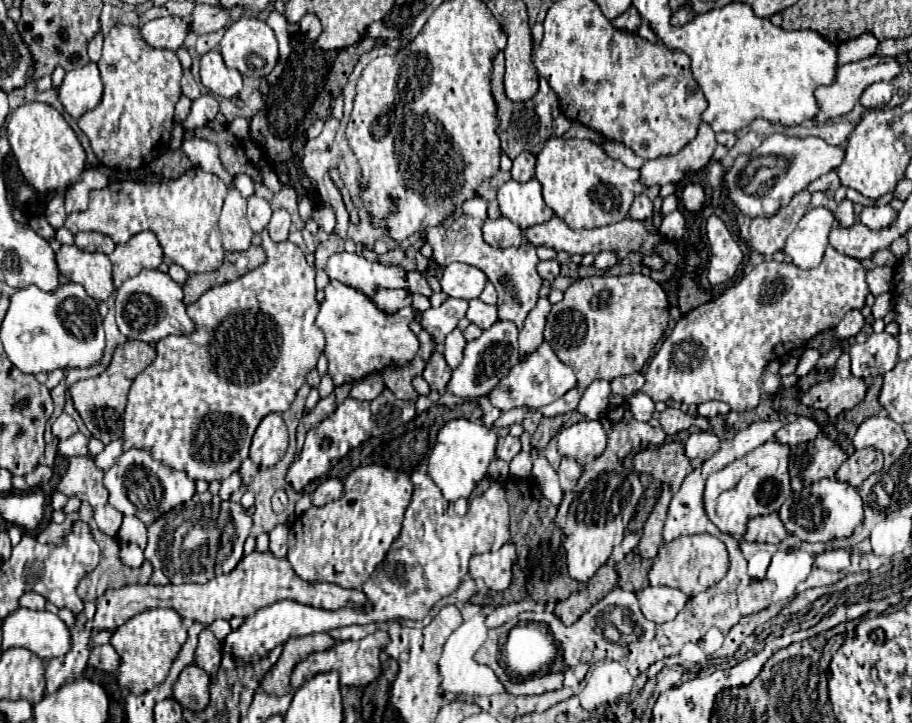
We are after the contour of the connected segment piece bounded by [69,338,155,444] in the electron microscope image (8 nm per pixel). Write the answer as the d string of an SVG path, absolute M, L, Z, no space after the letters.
M127 340L125 344L115 348L111 364L105 368L103 374L87 380L79 380L69 388L71 400L75 404L75 410L83 418L85 426L93 434L93 438L99 438L103 444L109 444L123 434L123 414L125 414L125 402L131 382L139 372L143 372L155 358L155 350L141 340Z

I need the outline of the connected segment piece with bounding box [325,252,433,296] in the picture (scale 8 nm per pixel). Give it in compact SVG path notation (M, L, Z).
M339 252L339 254L333 254L329 260L327 260L327 266L325 266L325 272L329 274L331 280L339 280L363 294L373 294L377 288L382 289L405 289L409 290L411 294L419 292L423 296L431 296L431 288L427 286L427 280L421 278L419 272L405 272L403 266L389 266L389 270L386 270L387 266L383 266L381 262L369 262L365 260L363 256L357 256L357 254L349 254L349 252Z

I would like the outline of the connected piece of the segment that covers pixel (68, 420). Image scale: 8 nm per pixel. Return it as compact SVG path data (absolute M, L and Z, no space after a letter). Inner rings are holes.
M61 414L55 422L53 422L53 436L57 436L59 440L65 440L69 436L73 436L77 432L77 424L71 416Z

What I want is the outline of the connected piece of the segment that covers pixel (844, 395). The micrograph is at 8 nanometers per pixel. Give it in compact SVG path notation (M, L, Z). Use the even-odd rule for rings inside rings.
M841 354L833 376L825 382L811 386L803 396L801 402L811 408L825 410L831 420L835 420L843 410L857 406L865 396L865 382L855 378L849 370L849 354Z

